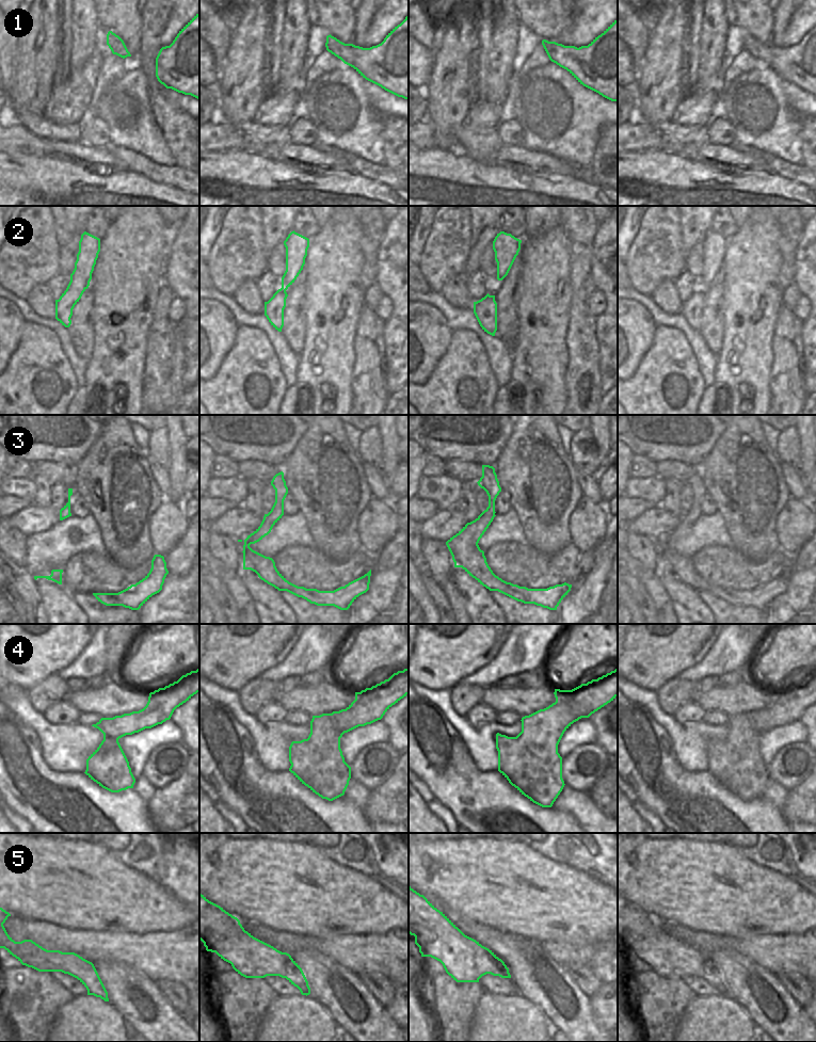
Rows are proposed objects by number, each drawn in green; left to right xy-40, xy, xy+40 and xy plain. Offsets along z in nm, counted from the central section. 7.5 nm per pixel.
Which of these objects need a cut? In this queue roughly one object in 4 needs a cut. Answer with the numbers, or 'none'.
4

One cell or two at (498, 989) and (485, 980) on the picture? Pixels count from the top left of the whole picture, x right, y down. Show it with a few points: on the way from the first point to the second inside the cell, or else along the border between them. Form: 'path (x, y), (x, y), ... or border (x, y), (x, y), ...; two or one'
path (495, 986), (489, 982); one

